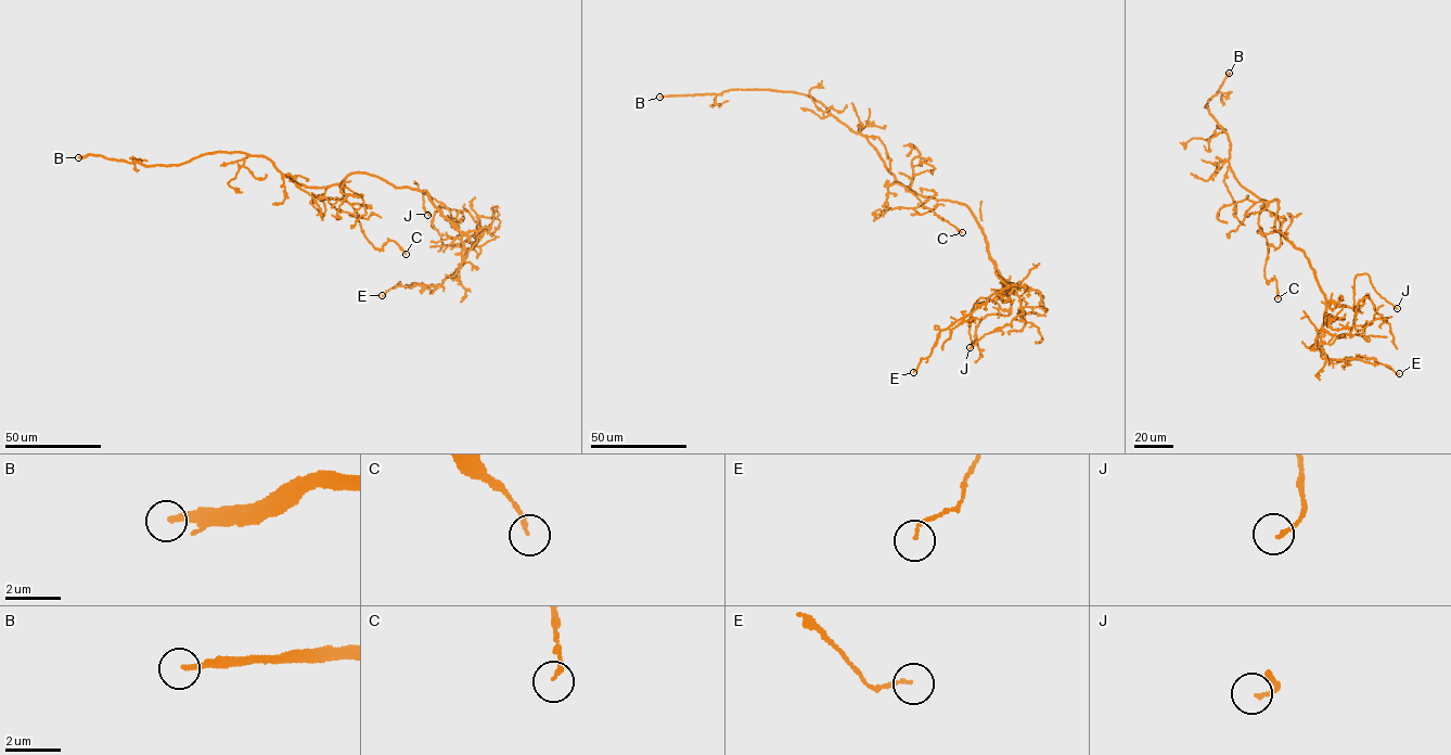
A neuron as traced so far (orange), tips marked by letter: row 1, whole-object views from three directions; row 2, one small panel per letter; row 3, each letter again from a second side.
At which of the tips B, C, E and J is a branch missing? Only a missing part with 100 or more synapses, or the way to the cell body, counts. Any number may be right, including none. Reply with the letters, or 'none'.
B

